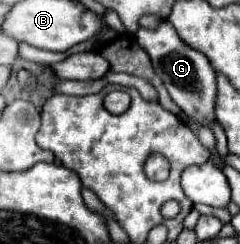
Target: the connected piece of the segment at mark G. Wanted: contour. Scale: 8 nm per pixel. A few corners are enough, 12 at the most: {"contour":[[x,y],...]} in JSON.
{"contour":[[169,20],[139,28],[155,72],[187,116],[215,120],[215,70]]}

